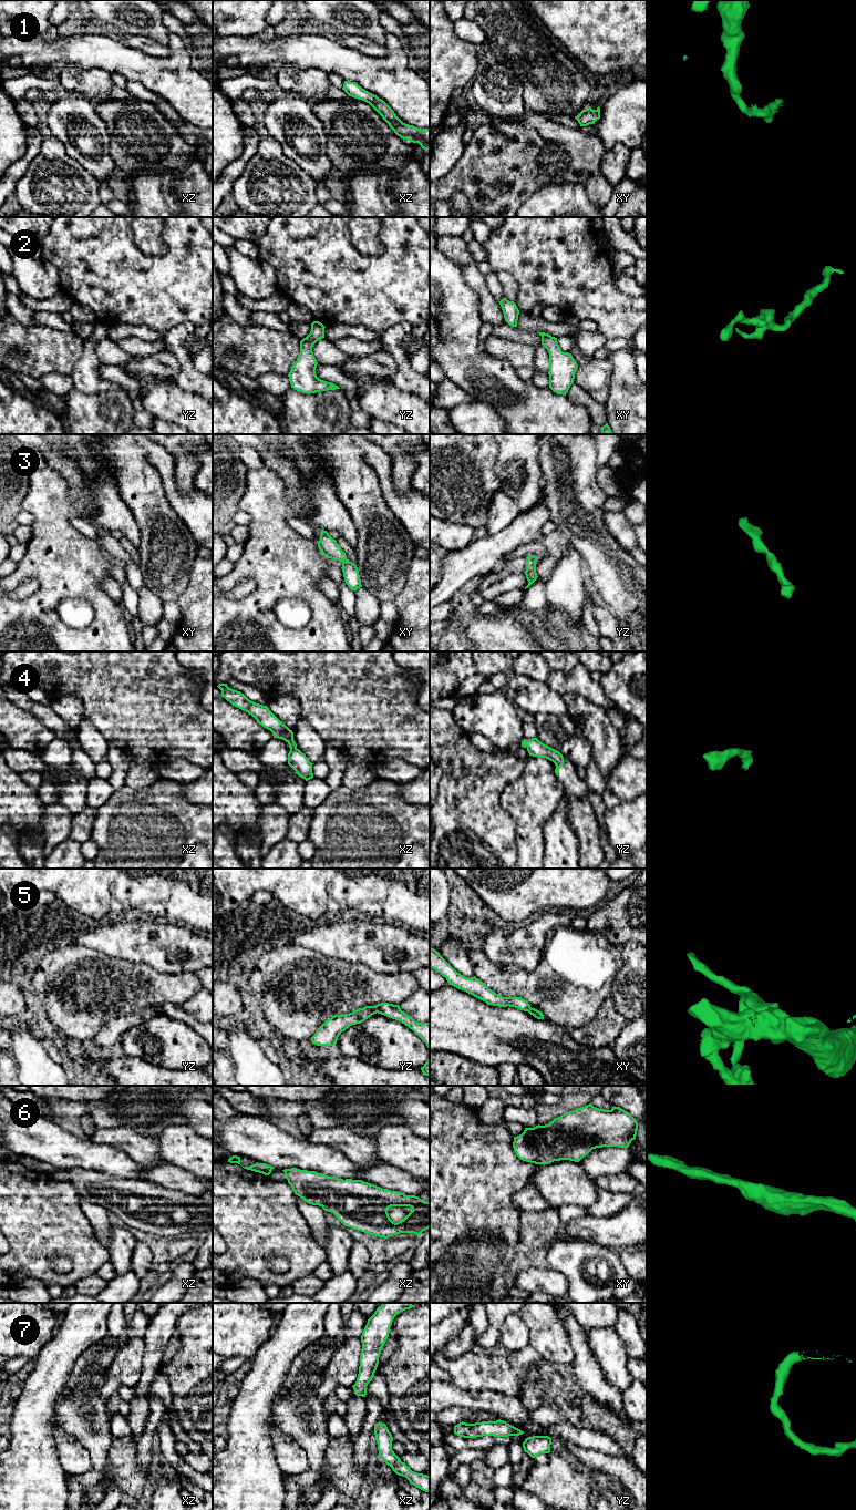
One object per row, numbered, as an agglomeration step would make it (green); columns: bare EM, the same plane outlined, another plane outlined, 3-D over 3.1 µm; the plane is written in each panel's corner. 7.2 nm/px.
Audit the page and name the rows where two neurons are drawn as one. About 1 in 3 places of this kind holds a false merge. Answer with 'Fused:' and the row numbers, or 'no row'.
Fused: 5

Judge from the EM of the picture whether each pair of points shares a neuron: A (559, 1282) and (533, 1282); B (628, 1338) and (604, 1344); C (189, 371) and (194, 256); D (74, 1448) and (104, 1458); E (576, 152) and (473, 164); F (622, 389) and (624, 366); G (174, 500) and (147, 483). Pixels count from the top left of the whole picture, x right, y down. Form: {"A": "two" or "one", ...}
{"A": "one", "B": "two", "C": "two", "D": "two", "E": "one", "F": "one", "G": "two"}

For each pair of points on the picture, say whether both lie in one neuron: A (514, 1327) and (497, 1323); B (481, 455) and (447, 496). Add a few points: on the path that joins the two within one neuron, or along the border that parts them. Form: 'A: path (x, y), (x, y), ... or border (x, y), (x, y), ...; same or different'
A: border (509, 1314), (504, 1322), (499, 1343); different
B: path (471, 465), (450, 486); same

